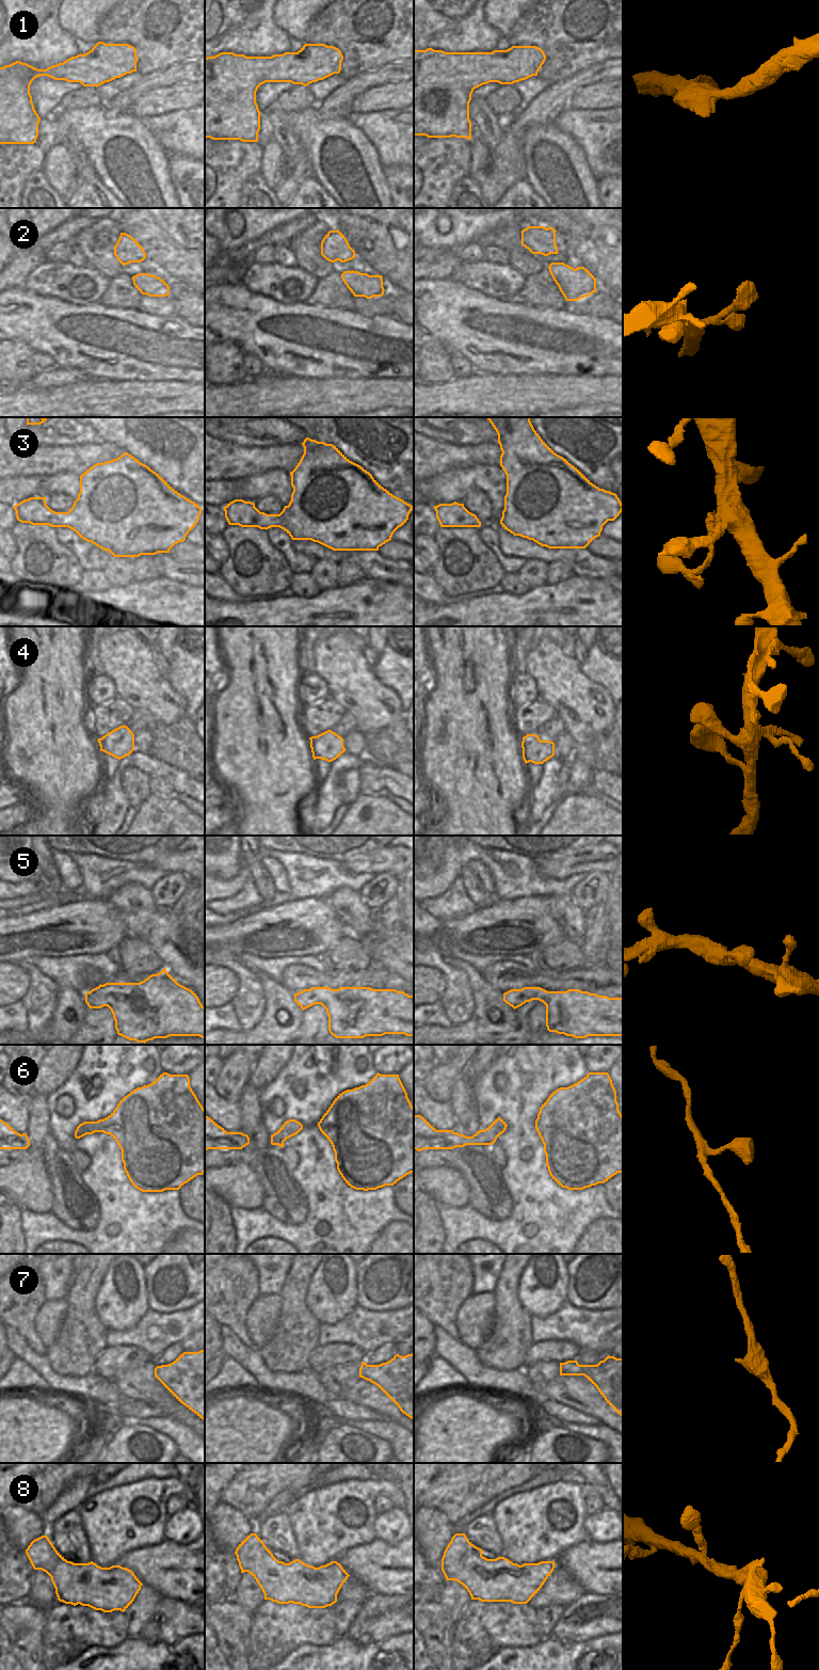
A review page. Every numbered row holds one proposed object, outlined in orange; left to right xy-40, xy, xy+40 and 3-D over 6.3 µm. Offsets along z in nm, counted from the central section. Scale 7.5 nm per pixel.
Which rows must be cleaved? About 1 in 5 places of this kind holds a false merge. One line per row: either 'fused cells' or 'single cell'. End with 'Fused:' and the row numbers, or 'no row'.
1: single cell
2: single cell
3: single cell
4: single cell
5: single cell
6: single cell
7: fused cells
8: single cell
Fused: 7

